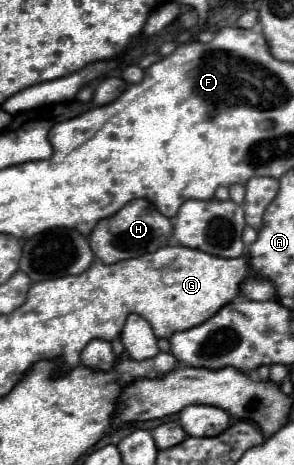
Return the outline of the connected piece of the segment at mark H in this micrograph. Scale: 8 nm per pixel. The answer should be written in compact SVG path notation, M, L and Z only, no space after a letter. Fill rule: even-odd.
M134 199L132 203L124 205L116 215L102 219L94 231L90 233L90 247L94 255L104 263L118 263L122 259L130 259L136 255L144 255L148 251L156 251L166 245L168 237L172 235L172 223L164 217L148 199Z

